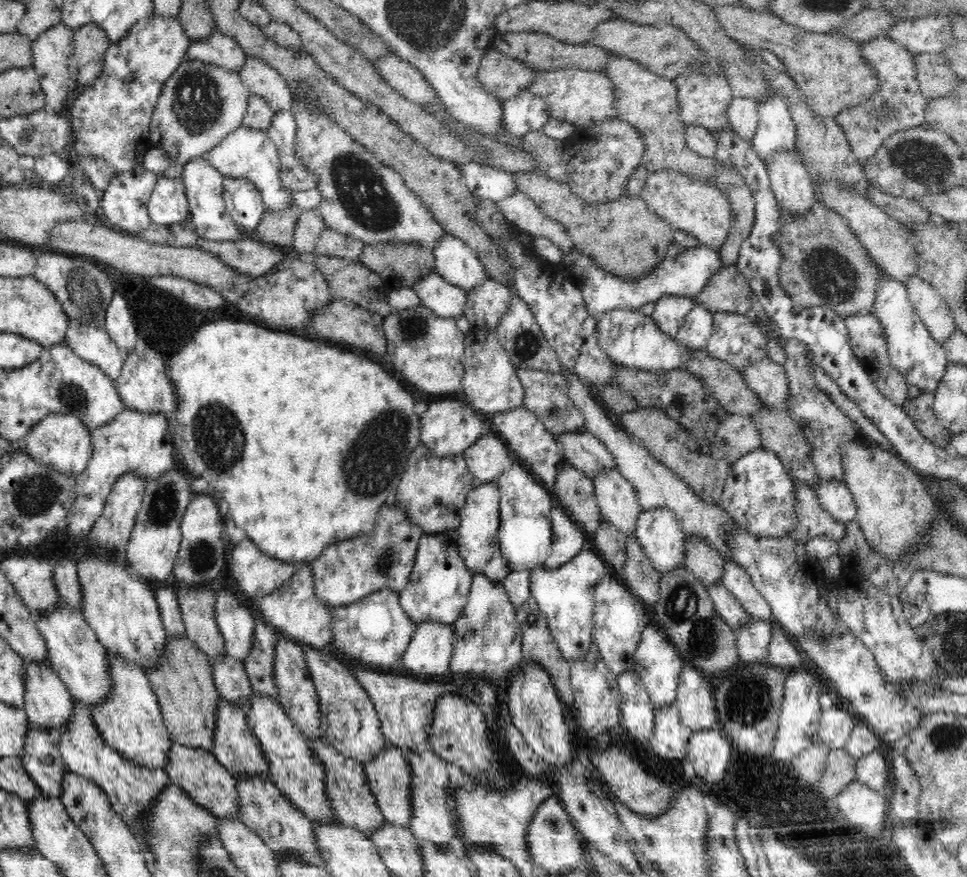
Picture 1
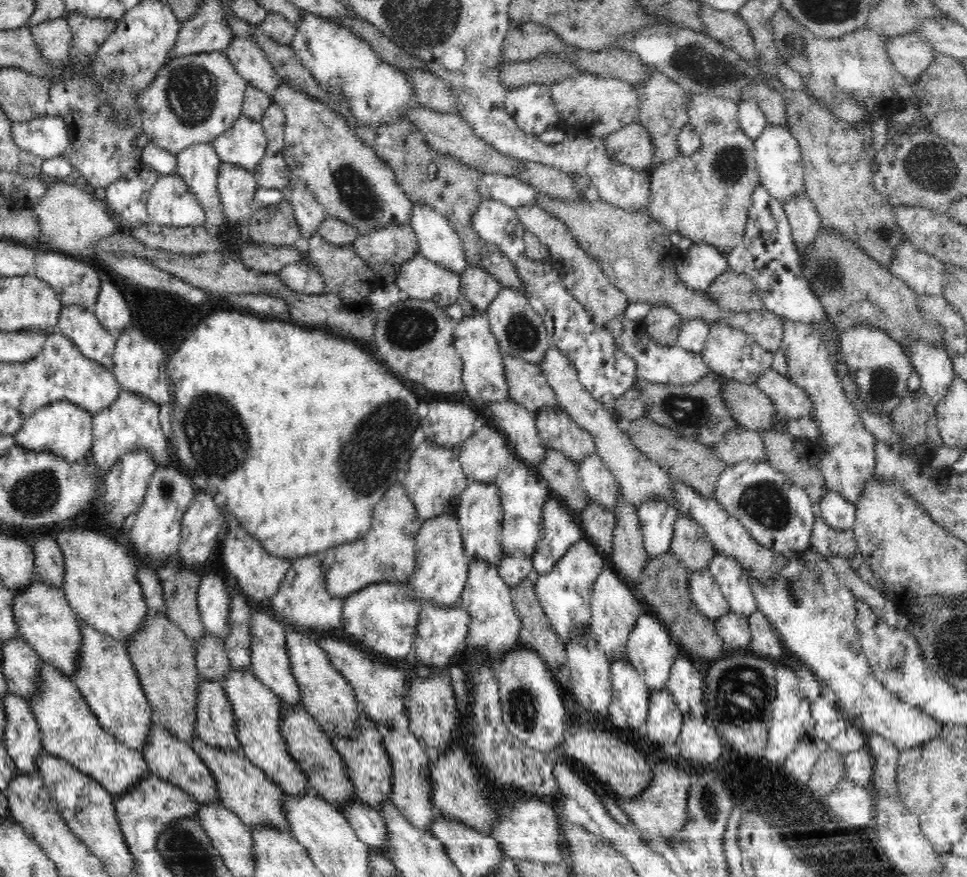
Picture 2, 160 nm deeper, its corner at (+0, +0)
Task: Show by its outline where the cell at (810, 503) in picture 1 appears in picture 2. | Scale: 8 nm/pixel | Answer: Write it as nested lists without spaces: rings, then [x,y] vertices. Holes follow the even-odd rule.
[[[816,513],[814,520],[811,547],[824,555],[826,559],[830,556],[841,556],[850,559],[859,552],[854,529],[834,530],[830,528],[820,514]]]

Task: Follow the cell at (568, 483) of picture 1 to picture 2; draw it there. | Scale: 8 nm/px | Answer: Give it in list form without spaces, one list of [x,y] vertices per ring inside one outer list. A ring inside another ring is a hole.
[[[546,447],[545,457],[535,471],[552,490],[555,498],[564,504],[564,508],[575,513],[581,511],[590,501],[578,472],[576,462],[564,453]]]

